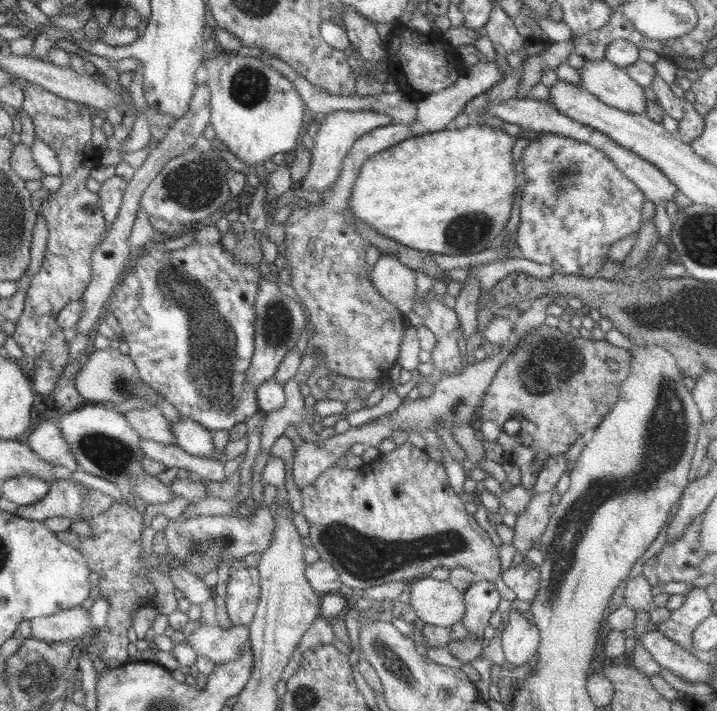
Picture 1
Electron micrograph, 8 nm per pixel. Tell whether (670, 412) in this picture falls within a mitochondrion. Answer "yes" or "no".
yes

